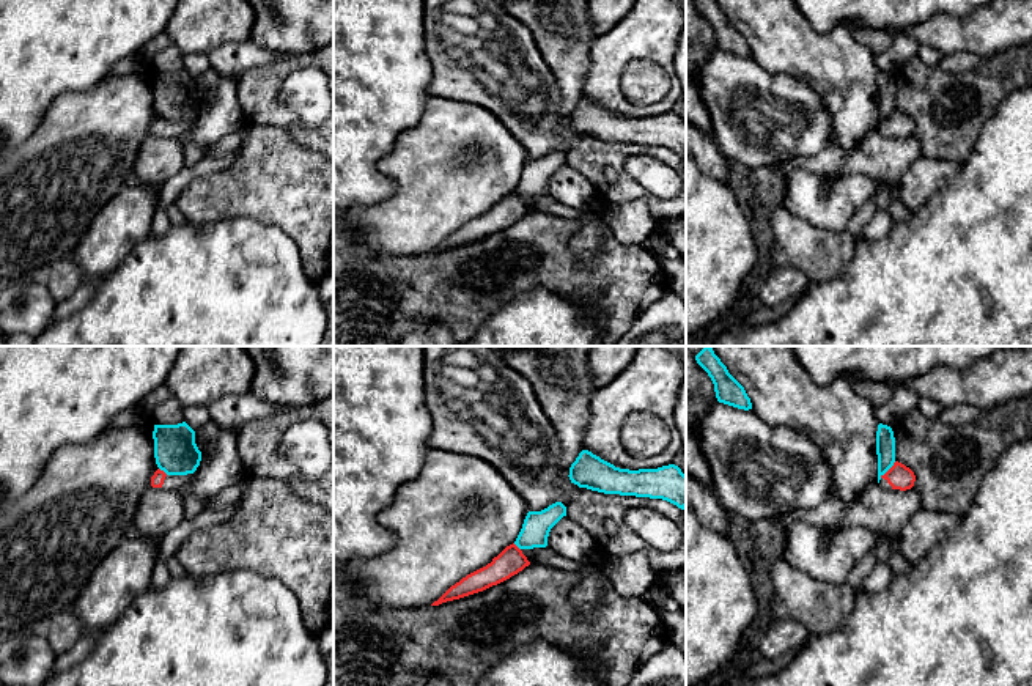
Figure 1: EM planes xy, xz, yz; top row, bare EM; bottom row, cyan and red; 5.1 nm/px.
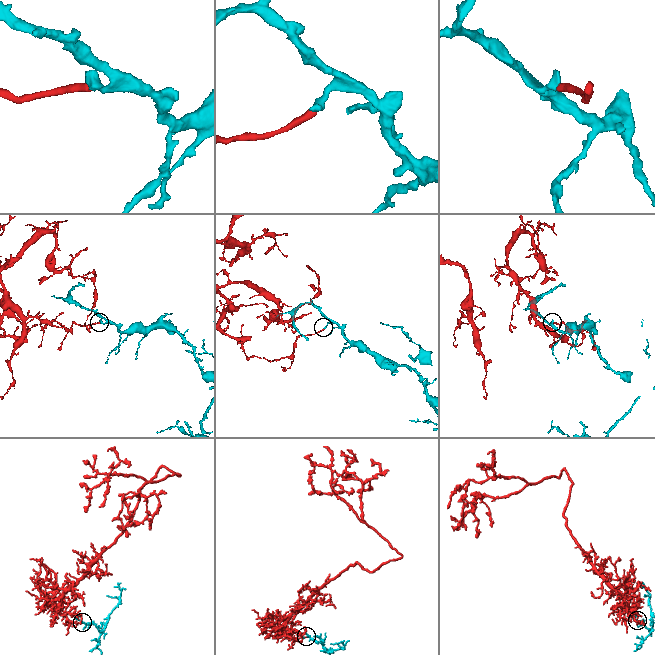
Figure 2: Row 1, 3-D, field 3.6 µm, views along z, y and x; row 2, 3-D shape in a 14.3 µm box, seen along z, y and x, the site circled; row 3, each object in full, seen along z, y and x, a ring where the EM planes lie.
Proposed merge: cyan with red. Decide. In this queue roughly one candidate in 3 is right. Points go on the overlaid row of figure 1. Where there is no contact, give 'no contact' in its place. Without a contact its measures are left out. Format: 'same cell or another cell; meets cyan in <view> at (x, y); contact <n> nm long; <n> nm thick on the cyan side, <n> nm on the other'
another cell; meets cyan in yz at (888, 469); contact 120 nm long; 100 nm thick on the cyan side, 130 nm on the other

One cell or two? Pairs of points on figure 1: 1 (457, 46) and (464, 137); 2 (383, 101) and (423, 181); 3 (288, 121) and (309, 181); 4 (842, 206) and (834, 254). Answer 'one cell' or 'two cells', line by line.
1: two cells
2: two cells
3: two cells
4: two cells

